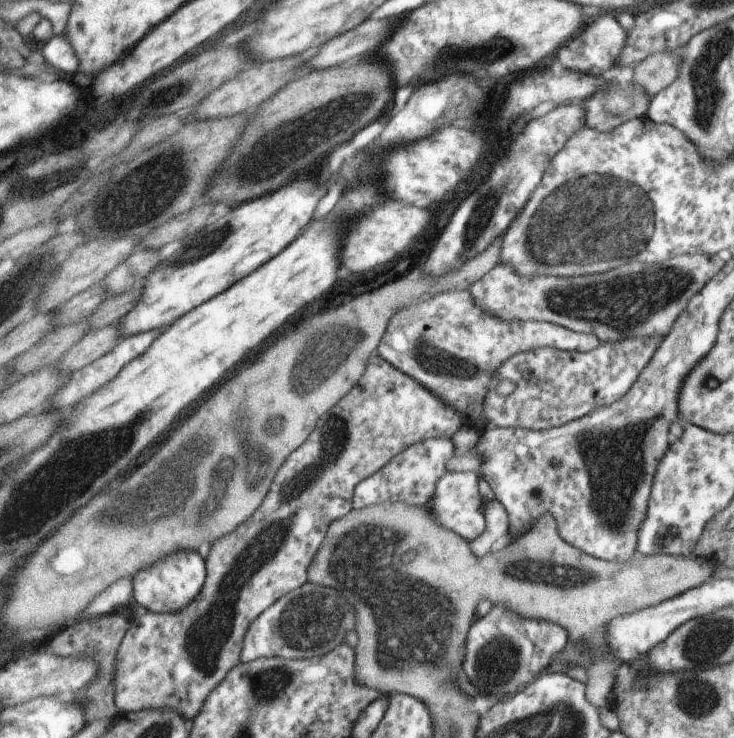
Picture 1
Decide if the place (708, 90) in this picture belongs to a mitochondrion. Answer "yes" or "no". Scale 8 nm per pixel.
yes

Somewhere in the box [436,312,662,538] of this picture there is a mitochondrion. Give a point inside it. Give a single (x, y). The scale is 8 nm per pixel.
(535, 493)

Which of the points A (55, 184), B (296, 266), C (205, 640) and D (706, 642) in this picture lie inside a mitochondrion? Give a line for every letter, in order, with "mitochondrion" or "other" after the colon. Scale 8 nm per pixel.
A: mitochondrion
B: other
C: mitochondrion
D: mitochondrion

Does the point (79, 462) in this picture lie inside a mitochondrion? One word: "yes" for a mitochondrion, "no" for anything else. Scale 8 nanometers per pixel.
yes

